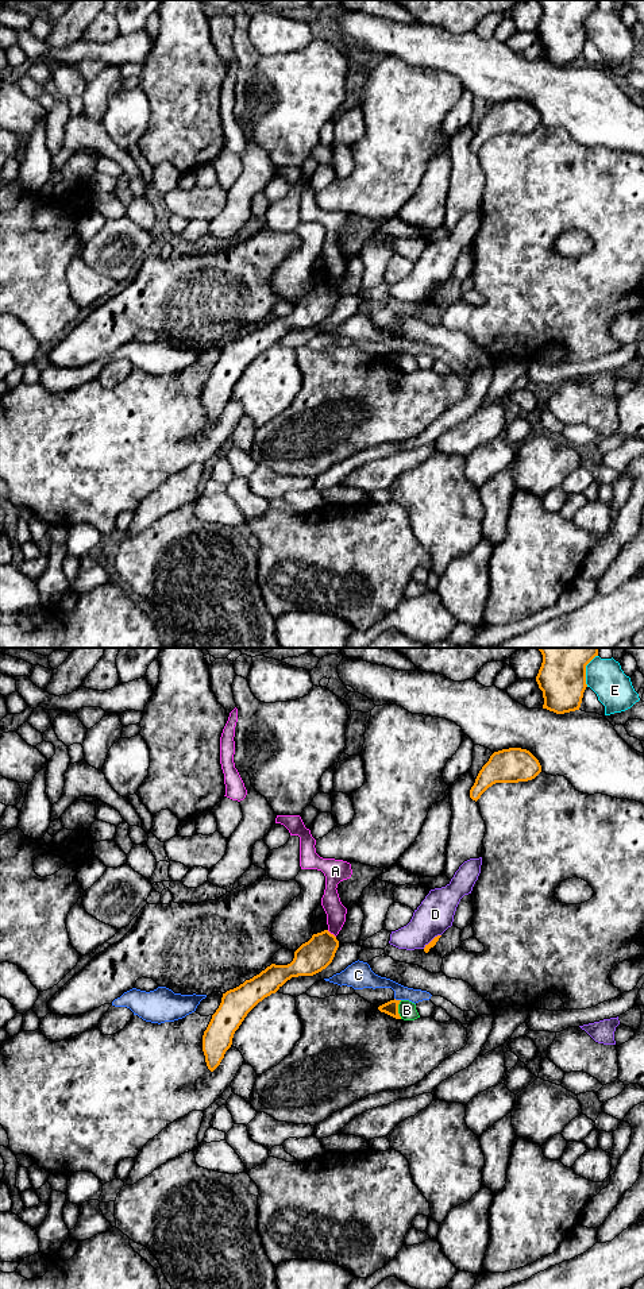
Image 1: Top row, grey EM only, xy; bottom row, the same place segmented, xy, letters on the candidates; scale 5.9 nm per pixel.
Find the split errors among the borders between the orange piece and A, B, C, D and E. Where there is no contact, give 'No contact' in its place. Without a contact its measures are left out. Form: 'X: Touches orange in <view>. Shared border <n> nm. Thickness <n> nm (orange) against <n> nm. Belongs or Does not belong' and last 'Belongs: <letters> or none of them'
A: Touches orange in xy. Shared border 70 nm. Thickness 190 nm (orange) against 120 nm. Does not belong
B: Touches orange in xy. Shared border 110 nm. Thickness 80 nm (orange) against 110 nm. Does not belong
C: Touches orange in xy. Shared border 40 nm. Thickness 80 nm (orange) against 130 nm. Does not belong
D: Touches orange in xy. Shared border 140 nm. Thickness 40 nm (orange) against 220 nm. Does not belong
E: Touches orange in xy. Shared border 200 nm. Thickness 300 nm (orange) against 220 nm. Does not belong
Belongs: none of them

